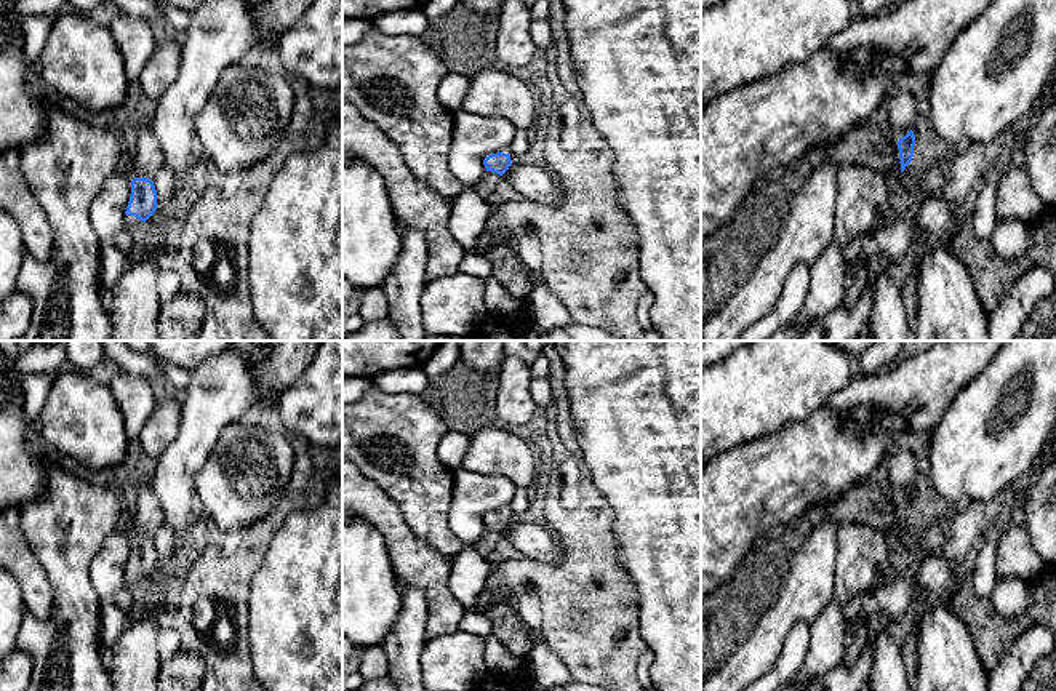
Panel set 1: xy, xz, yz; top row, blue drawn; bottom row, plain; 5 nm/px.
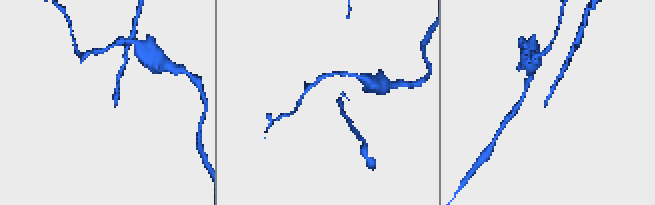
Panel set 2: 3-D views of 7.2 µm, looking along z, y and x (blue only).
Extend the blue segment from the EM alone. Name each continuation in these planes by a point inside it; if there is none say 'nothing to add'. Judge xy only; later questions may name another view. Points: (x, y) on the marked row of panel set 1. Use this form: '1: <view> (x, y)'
1: xy (133, 226)

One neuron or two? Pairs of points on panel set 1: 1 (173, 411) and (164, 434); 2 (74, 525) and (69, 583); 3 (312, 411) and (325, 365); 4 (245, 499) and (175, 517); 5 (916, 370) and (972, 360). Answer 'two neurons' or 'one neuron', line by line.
1: one neuron
2: one neuron
3: one neuron
4: two neurons
5: one neuron

